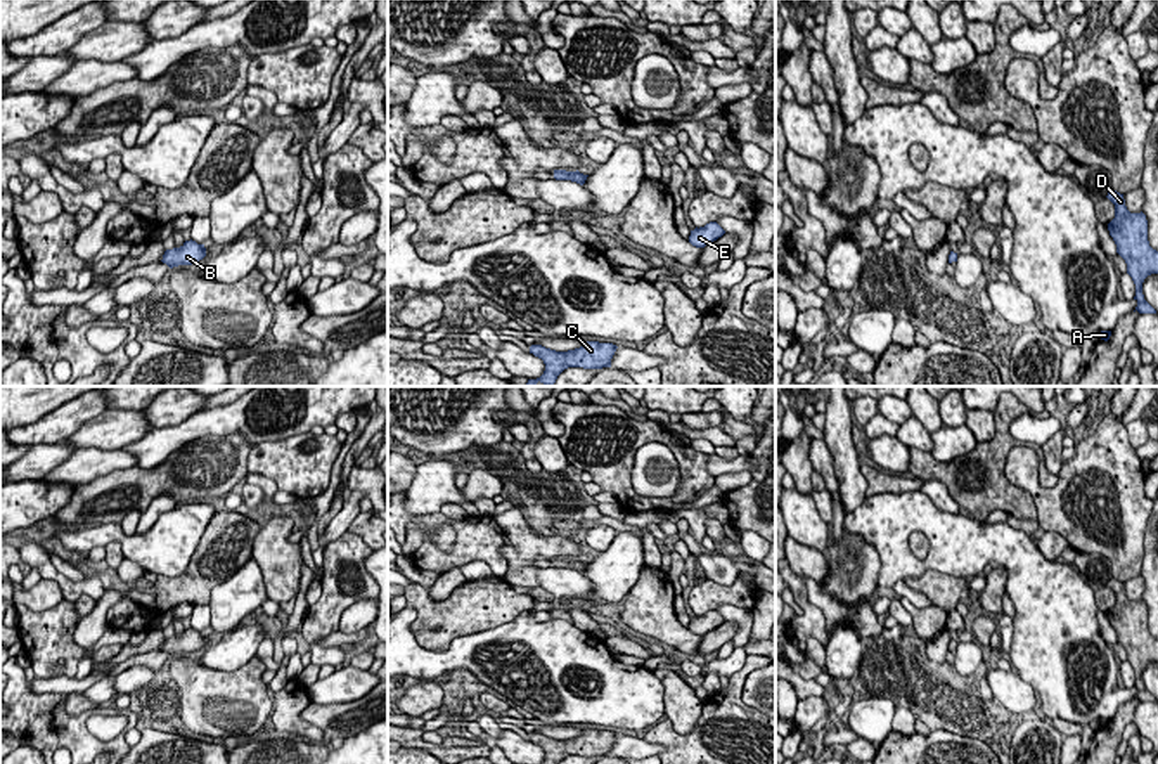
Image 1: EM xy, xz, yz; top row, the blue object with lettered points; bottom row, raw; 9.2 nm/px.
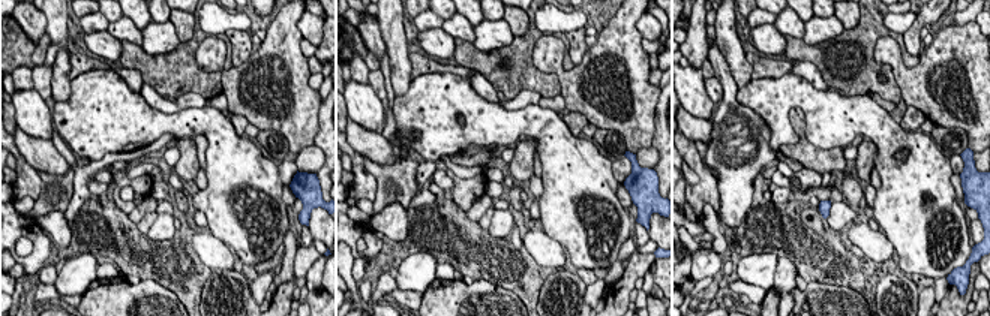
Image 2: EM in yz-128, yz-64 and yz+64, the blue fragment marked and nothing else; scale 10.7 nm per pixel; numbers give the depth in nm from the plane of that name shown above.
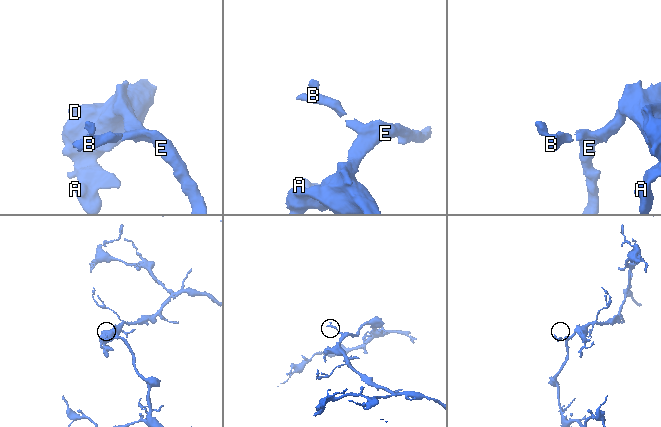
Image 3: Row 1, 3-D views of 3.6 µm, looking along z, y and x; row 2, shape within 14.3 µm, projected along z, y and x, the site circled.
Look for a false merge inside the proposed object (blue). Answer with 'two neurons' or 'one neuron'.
one neuron

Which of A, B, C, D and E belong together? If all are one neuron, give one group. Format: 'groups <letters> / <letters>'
groups A B C D E

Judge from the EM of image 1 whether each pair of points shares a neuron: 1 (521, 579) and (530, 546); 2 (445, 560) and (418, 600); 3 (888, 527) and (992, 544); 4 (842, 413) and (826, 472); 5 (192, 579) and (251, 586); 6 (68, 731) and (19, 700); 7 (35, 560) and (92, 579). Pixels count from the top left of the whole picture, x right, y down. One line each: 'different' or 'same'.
1: different
2: different
3: same
4: different
5: different
6: same
7: same

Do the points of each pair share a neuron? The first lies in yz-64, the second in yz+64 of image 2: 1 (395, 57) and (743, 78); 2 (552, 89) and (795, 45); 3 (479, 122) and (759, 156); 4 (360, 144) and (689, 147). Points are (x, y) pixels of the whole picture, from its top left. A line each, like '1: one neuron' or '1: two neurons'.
1: one neuron
2: one neuron
3: two neurons
4: two neurons

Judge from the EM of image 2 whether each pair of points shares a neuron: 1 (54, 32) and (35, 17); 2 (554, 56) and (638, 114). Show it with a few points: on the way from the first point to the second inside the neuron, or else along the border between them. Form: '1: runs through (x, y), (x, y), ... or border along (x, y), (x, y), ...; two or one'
1: border along (44, 15), (45, 32); two
2: runs through (570, 81), (584, 102), (612, 120); one

